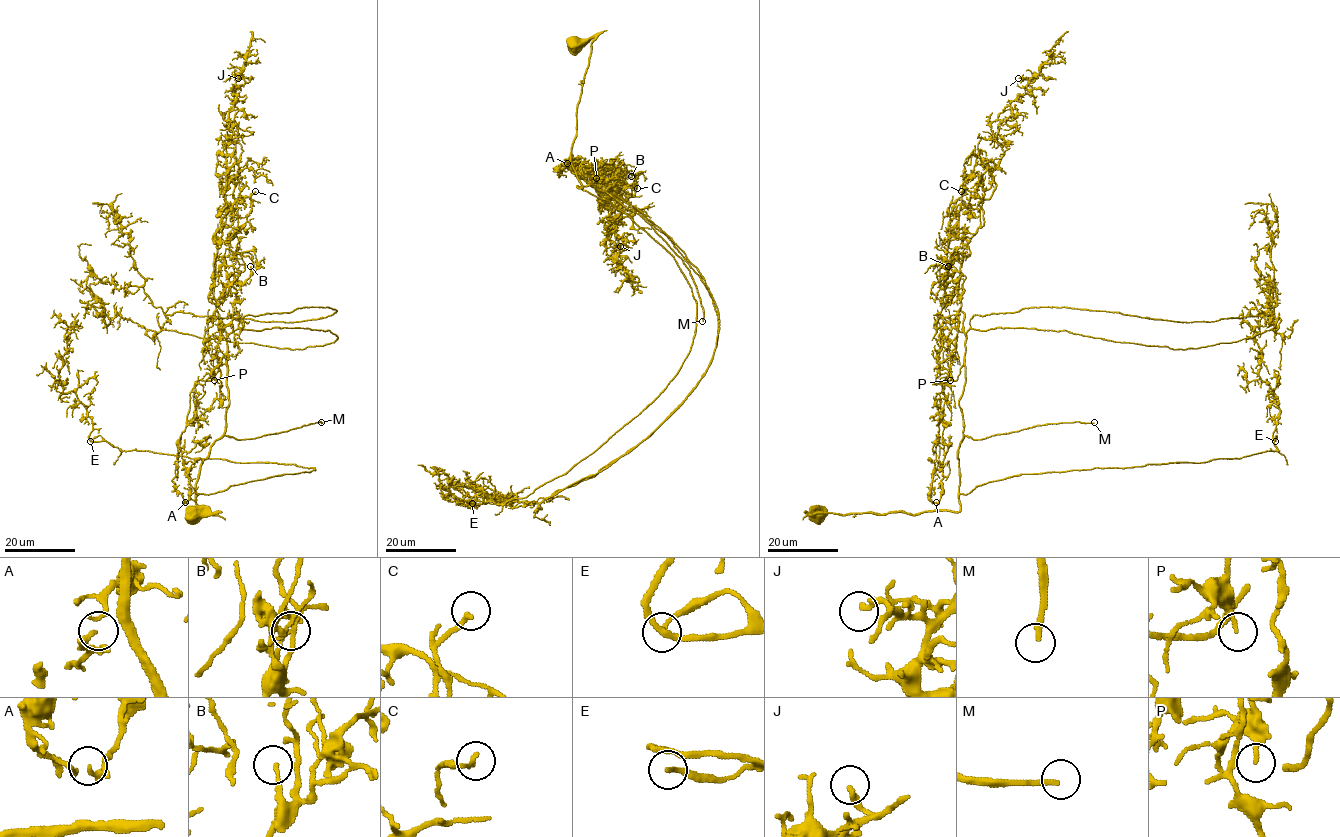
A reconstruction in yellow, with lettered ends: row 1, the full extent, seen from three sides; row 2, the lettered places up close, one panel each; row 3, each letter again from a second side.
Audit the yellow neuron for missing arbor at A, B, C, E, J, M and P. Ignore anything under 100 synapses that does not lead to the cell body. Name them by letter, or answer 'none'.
E, M

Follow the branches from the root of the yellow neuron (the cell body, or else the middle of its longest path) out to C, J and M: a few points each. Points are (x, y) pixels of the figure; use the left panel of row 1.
C: (192, 511), (212, 514), (190, 511), (200, 511), (199, 466), (229, 405), (214, 264), (255, 191)
J: (192, 511), (212, 514), (190, 511), (229, 405), (214, 281), (238, 200), (225, 155), (238, 78)
M: (192, 511), (212, 514), (190, 511), (200, 511), (195, 483), (215, 441), (321, 422)

